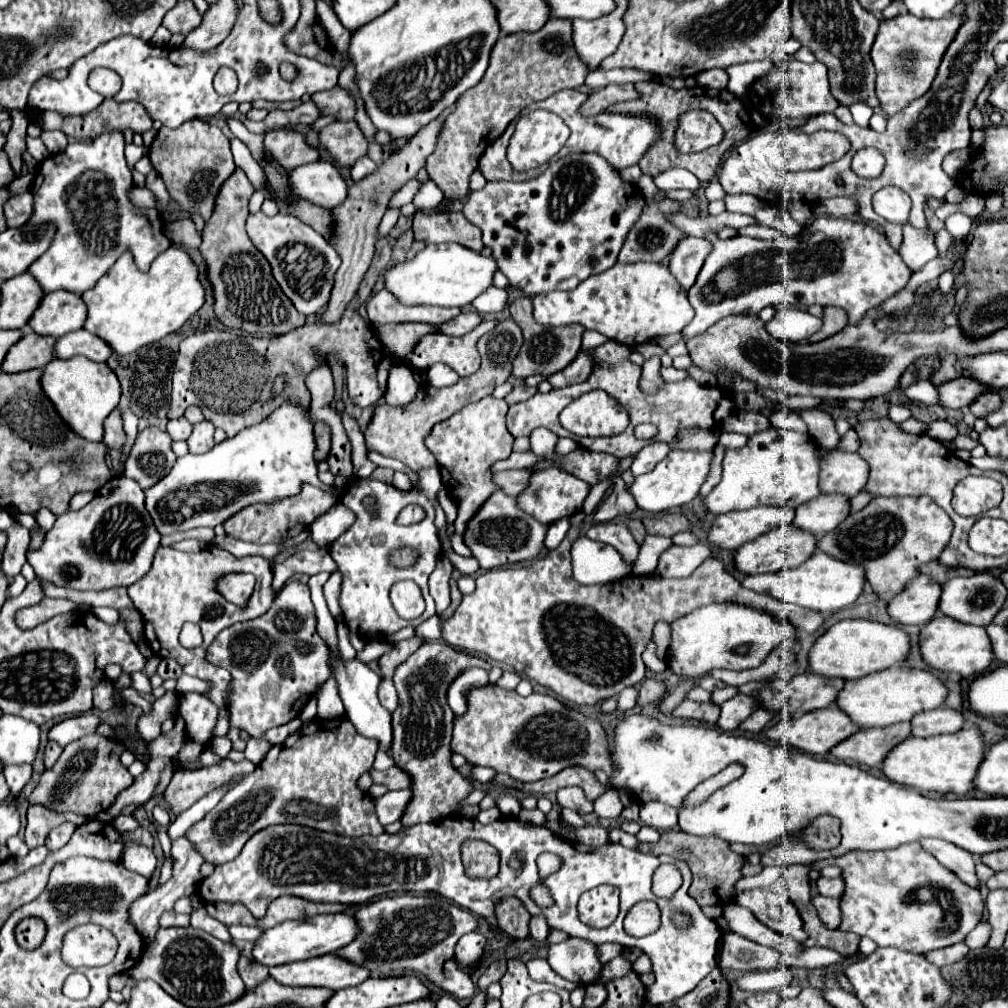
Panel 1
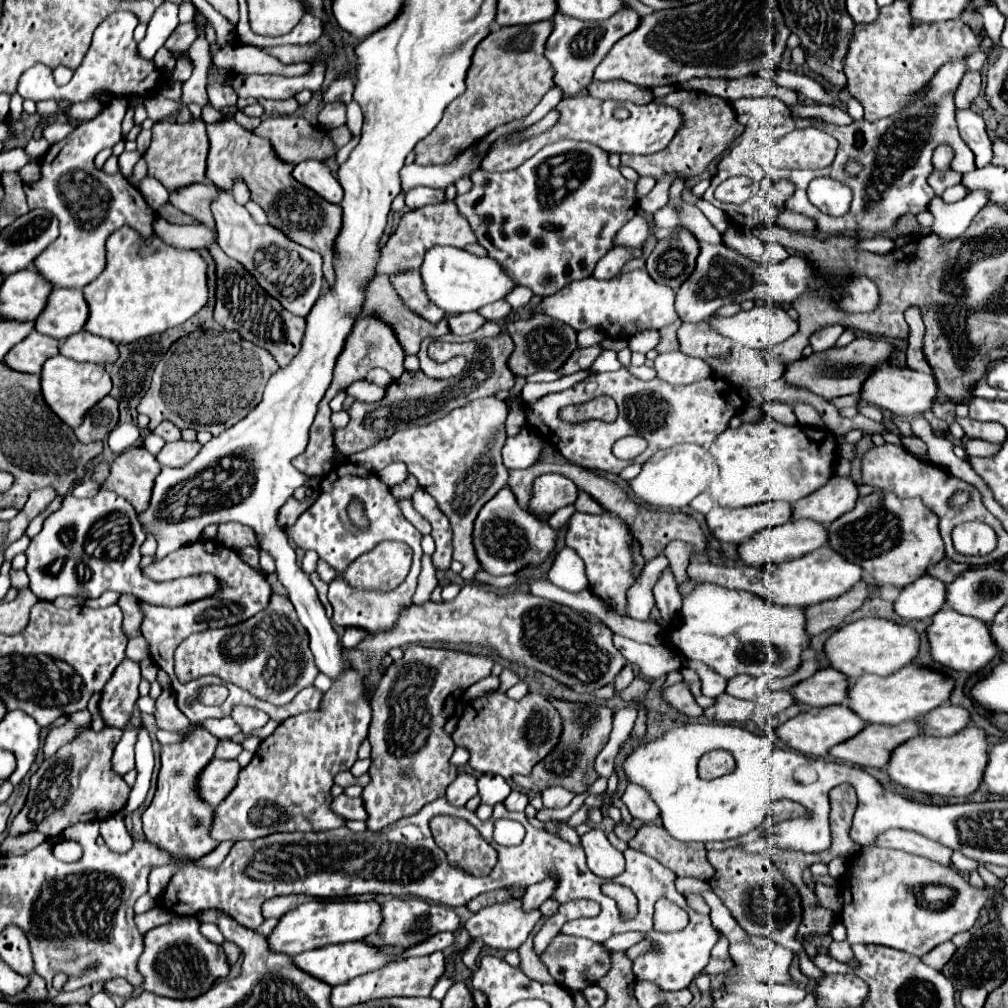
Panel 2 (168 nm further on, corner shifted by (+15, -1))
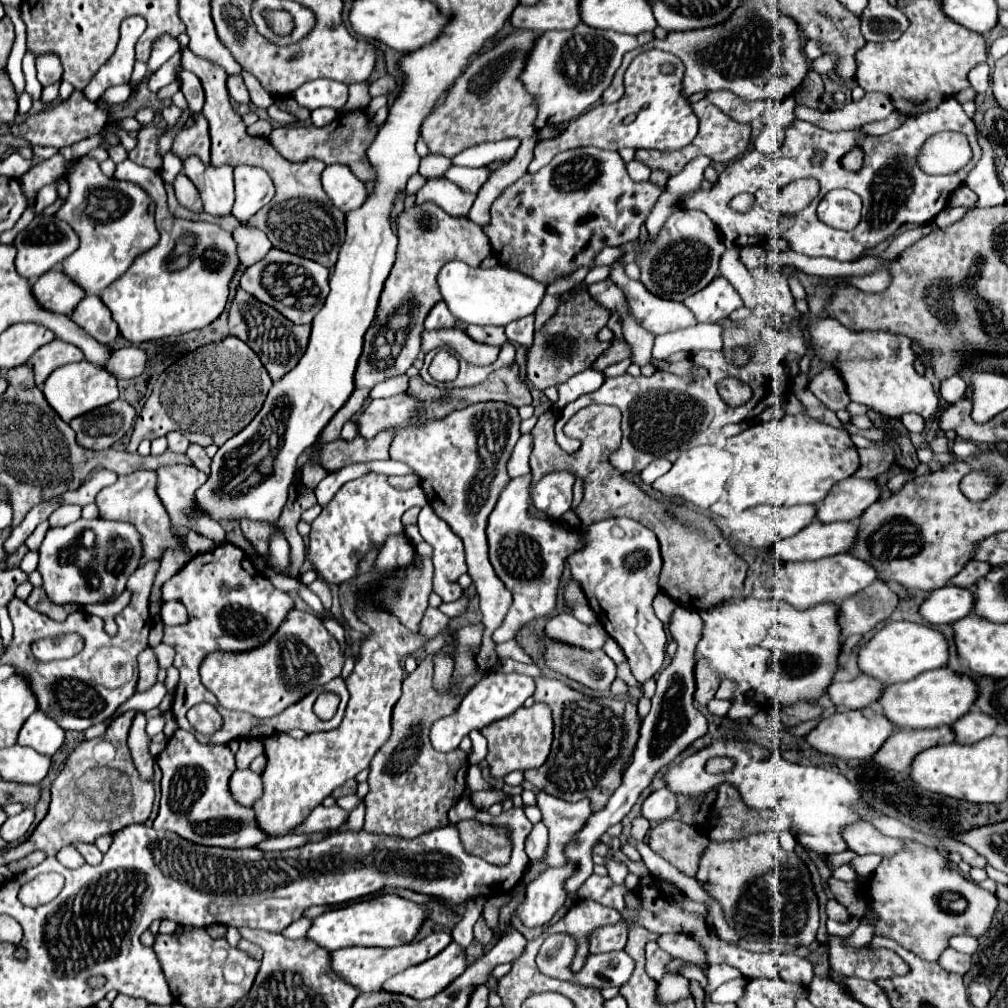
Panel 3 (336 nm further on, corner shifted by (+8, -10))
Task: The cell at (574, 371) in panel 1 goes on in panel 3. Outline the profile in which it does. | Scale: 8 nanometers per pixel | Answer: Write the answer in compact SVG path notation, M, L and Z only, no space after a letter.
M615 339L615 341L611 343L611 347L595 361L595 369L603 371L605 367L609 367L609 365L621 361L621 359L627 359L627 357L631 357L631 347L629 347L629 343Z

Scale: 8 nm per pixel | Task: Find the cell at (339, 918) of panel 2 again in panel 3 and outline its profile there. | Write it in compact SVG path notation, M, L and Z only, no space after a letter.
M379 895L373 899L357 901L353 905L345 905L341 909L331 909L319 915L313 921L307 937L325 947L327 951L337 951L341 947L395 947L401 943L409 943L417 937L419 929L429 917L427 905L413 903L399 895Z

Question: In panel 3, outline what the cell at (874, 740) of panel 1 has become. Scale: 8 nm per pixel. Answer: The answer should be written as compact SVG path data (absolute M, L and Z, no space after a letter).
M937 727L935 731L899 729L877 751L873 761L893 771L907 771L915 755L919 755L921 751L935 747L935 745L953 743L953 741L955 741L955 731L951 727Z

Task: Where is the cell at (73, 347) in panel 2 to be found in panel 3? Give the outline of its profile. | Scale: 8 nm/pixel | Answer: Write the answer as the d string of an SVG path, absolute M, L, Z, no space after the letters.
M125 347L113 349L111 367L107 367L117 379L135 379L147 367L147 353L141 347Z

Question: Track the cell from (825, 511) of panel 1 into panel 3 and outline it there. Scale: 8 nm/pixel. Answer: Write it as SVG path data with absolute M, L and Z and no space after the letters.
M851 477L843 483L837 483L827 499L817 505L817 521L833 523L833 521L857 521L863 511L879 501L881 487L875 479L859 479Z

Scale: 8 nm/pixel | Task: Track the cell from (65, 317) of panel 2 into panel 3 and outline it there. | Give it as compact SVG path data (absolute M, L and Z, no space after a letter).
M87 295L75 307L71 319L75 319L79 327L83 327L91 337L99 339L101 343L111 343L119 335L119 327L111 319L111 311L95 295Z

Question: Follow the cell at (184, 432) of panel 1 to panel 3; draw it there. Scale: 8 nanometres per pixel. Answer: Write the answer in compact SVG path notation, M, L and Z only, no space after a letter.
M177 431L167 435L167 441L169 441L169 451L173 451L173 453L185 453L189 449L189 441Z

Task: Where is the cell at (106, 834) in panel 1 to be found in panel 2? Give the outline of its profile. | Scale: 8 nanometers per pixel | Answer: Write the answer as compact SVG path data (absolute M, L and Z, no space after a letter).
M60 840L54 844L54 856L64 862L74 862L82 856L82 846L74 840Z

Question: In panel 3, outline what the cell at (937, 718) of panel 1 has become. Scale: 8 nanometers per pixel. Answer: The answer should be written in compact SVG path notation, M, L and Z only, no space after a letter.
M969 711L963 719L957 719L953 723L955 733L957 733L957 743L961 745L971 745L977 743L989 735L995 733L995 727L999 725L999 721L987 713L981 711Z

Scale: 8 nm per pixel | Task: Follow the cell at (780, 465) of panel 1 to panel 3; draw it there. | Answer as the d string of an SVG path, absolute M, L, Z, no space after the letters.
M785 415L779 421L755 423L743 433L729 437L725 447L739 461L737 473L727 483L727 501L739 511L761 505L759 501L775 505L775 507L793 507L801 503L817 505L827 497L829 489L837 481L851 477L859 469L859 453L857 453L857 447L851 443L849 433L843 429L835 429L831 425L819 423L807 415Z

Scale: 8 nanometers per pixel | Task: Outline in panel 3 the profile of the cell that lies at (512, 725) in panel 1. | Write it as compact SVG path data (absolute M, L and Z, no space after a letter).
M535 703L533 707L519 707L513 715L497 719L481 729L481 735L489 743L487 763L493 777L505 777L517 769L537 769L545 763L551 741L553 741L553 719L551 709L545 703Z

